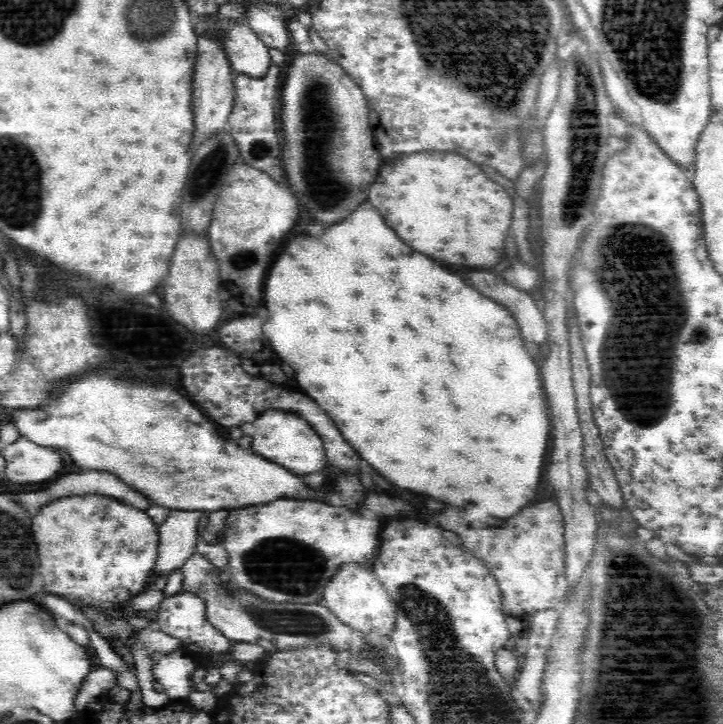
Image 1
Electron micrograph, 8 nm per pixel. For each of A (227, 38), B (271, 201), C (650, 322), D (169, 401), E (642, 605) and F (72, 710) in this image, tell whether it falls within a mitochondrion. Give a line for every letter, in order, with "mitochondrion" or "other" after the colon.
A: other
B: other
C: mitochondrion
D: mitochondrion
E: mitochondrion
F: other

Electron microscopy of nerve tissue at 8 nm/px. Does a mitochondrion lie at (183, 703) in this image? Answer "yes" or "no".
no

